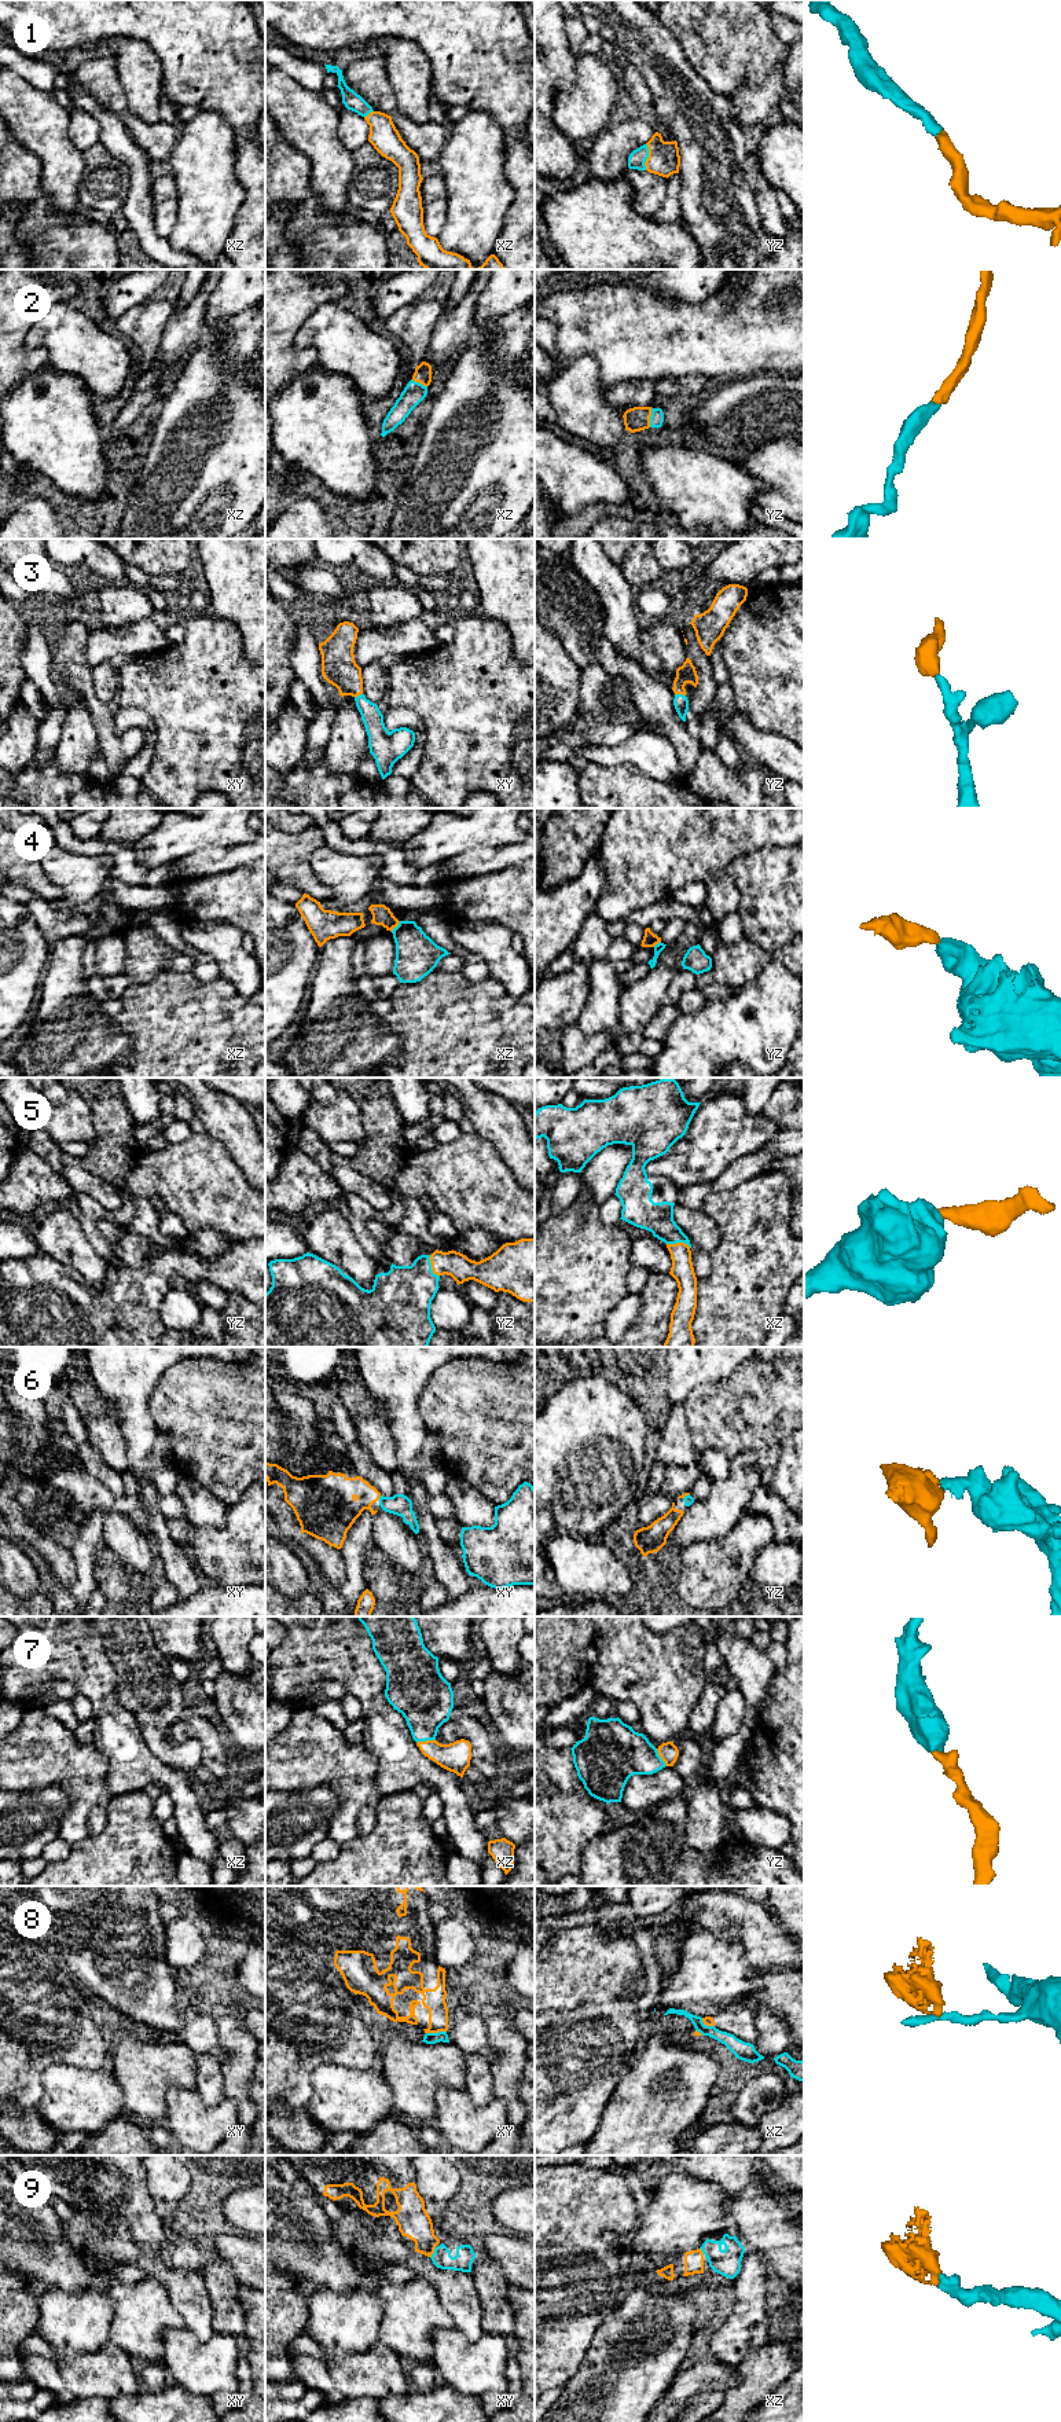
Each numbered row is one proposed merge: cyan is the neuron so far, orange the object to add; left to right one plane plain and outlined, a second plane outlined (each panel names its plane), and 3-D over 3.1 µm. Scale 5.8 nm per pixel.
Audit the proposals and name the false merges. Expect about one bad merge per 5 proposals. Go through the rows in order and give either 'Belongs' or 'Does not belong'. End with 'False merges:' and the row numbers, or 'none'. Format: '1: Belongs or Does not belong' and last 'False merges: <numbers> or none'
1: Belongs
2: Belongs
3: Belongs
4: Does not belong
5: Belongs
6: Belongs
7: Belongs
8: Does not belong
9: Belongs
False merges: 4, 8

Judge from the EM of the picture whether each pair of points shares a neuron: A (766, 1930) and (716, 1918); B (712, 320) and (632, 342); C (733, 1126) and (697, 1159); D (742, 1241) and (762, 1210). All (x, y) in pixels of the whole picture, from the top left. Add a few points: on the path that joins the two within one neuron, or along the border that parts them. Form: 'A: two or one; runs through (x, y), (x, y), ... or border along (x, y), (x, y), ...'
A: one; runs through (753, 1925), (744, 1919), (729, 1918)
B: one; runs through (693, 338), (652, 341)
C: one; runs through (723, 1131), (707, 1149)
D: one; runs through (746, 1233), (755, 1218)

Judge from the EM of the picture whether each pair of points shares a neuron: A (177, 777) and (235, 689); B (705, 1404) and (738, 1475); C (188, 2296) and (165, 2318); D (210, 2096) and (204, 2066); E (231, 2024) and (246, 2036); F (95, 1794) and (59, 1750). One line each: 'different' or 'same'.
A: same
B: different
C: different
D: same
E: same
F: same

